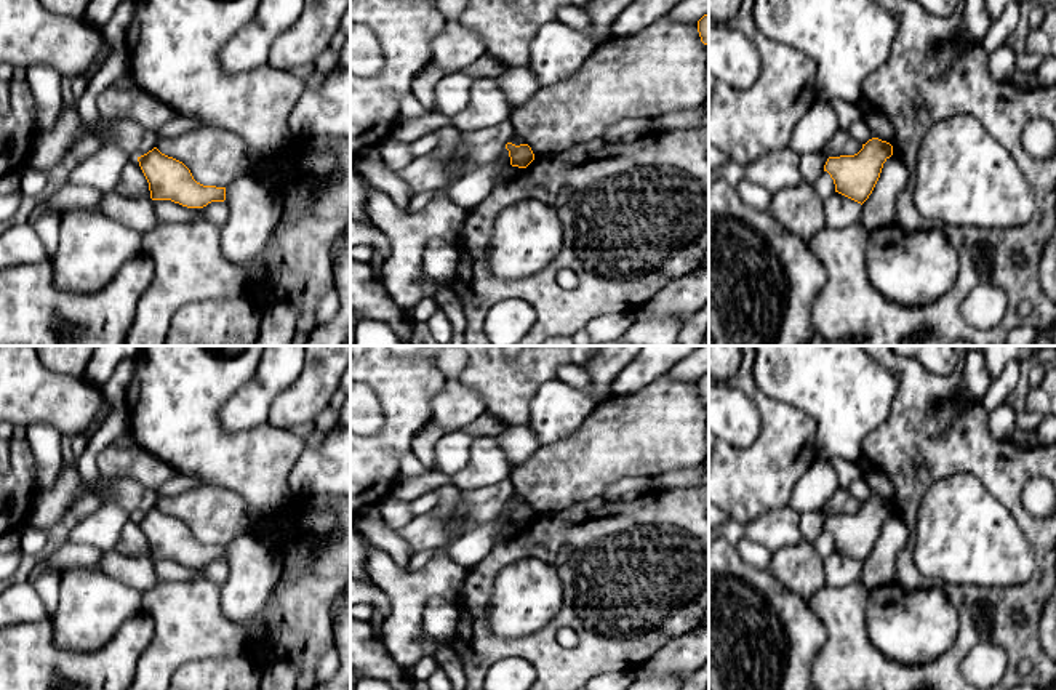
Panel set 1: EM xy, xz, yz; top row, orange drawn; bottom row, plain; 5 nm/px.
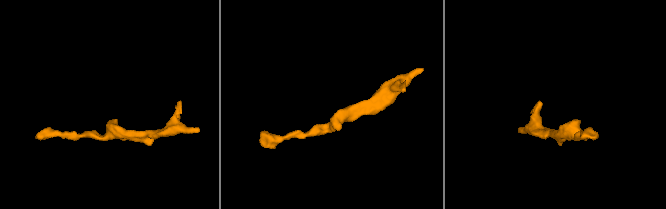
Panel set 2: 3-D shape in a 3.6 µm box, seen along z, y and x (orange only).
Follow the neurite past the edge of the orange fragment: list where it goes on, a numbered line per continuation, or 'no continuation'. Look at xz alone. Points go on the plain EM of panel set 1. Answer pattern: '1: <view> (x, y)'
no continuation

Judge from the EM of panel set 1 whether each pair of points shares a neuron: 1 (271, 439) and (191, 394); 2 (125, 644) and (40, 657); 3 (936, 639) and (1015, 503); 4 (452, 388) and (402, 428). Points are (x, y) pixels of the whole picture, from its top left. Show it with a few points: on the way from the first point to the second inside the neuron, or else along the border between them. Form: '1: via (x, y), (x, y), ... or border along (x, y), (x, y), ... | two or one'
1: via (247, 442), (224, 442), (200, 418) | one
2: via (104, 663), (61, 663) | one
3: border along (941, 585), (957, 615), (957, 636), (952, 645) | two
4: border along (447, 381), (432, 401), (431, 421) | two

